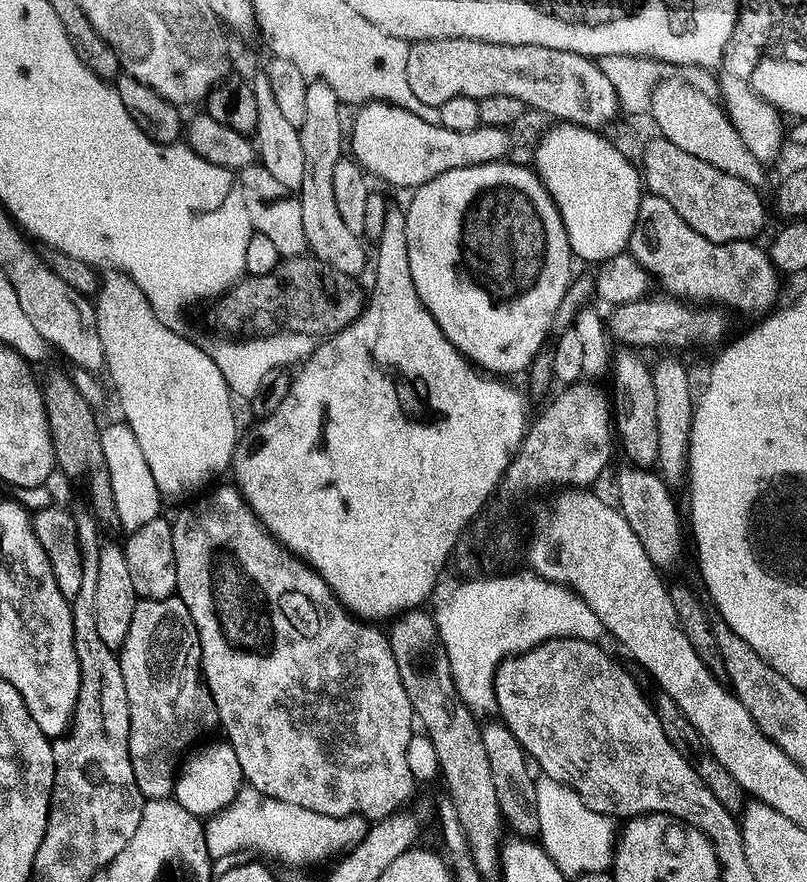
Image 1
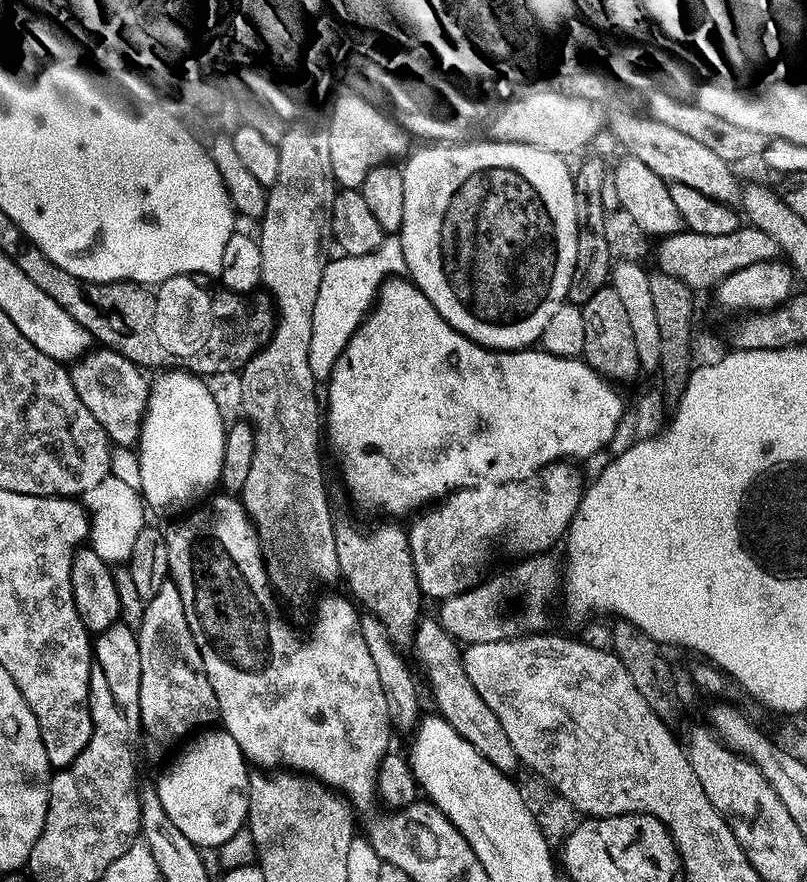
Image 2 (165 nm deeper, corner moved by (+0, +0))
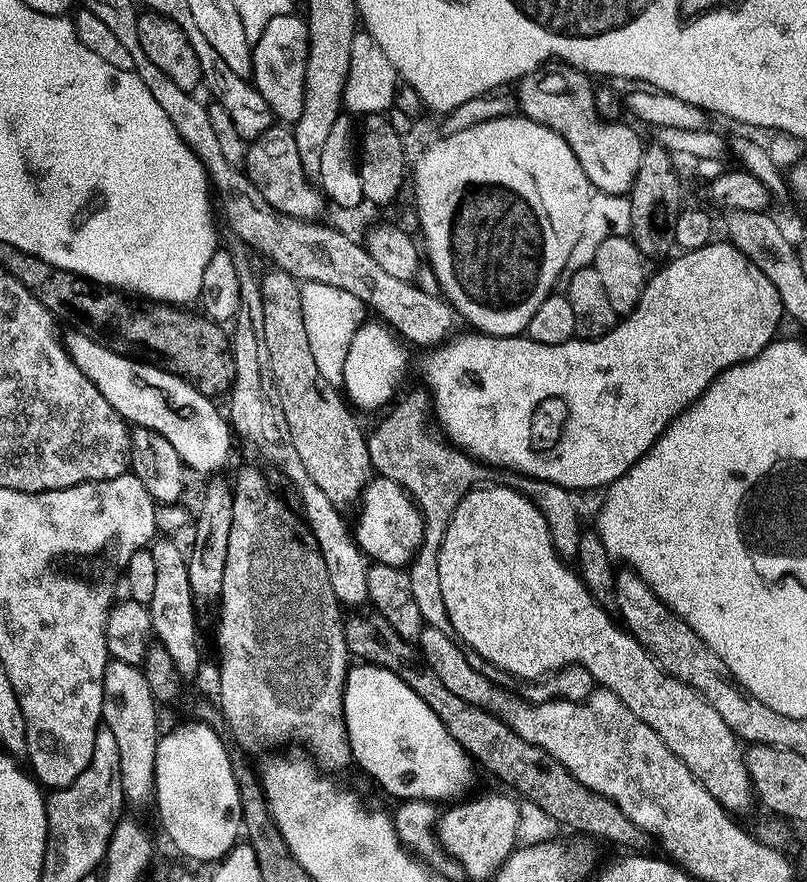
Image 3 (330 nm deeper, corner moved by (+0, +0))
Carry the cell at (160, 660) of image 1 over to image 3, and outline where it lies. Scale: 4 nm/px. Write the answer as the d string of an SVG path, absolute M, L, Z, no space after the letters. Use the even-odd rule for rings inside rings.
M160 538L151 545L157 580L154 585L154 598L147 604L152 619L155 639L166 655L173 660L181 677L192 676L200 668L200 648L196 645L196 612L198 605L192 595L188 558L183 556L169 538Z

